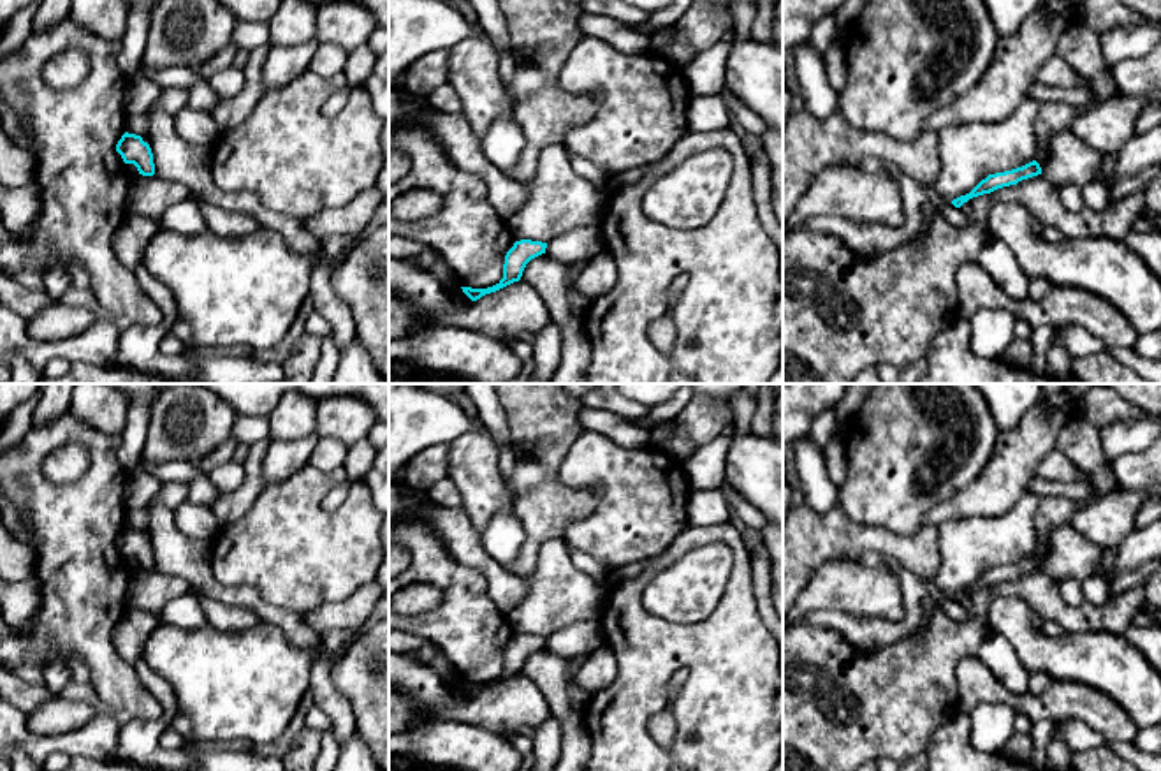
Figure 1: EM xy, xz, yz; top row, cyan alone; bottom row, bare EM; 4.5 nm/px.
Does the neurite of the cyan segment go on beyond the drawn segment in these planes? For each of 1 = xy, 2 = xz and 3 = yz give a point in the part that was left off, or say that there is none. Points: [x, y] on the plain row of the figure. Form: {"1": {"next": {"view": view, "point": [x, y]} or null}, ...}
{"1": {"next": null}, "2": {"next": null}, "3": {"next": null}}

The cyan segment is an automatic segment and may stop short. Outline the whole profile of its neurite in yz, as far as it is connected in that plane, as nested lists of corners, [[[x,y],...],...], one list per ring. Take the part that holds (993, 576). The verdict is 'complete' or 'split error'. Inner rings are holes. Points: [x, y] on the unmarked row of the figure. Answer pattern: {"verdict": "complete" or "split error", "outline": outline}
{"verdict": "complete", "outline": [[[1036,554],[1011,565],[989,569],[969,588],[953,593],[952,598],[955,602],[960,602],[964,597],[968,597],[973,591],[990,588],[1003,581],[1017,579],[1019,576],[1038,570],[1038,569],[1041,569],[1041,562]]]}

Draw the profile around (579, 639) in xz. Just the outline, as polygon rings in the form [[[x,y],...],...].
[[[586,620],[547,635],[545,650],[566,657],[588,657],[595,650],[605,646],[600,620]]]

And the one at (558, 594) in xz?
[[[559,539],[547,540],[528,583],[528,597],[507,613],[514,635],[547,637],[568,625],[600,620],[610,586],[579,570]]]

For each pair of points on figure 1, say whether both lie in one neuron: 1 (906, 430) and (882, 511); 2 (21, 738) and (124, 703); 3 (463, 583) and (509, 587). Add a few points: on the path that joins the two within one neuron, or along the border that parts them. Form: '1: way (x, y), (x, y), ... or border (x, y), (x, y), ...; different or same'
1: way (905, 449), (894, 477), (882, 491); same
2: border (102, 710), (113, 712), (122, 719); different
3: border (454, 558), (486, 580), (489, 599), (505, 615); different

